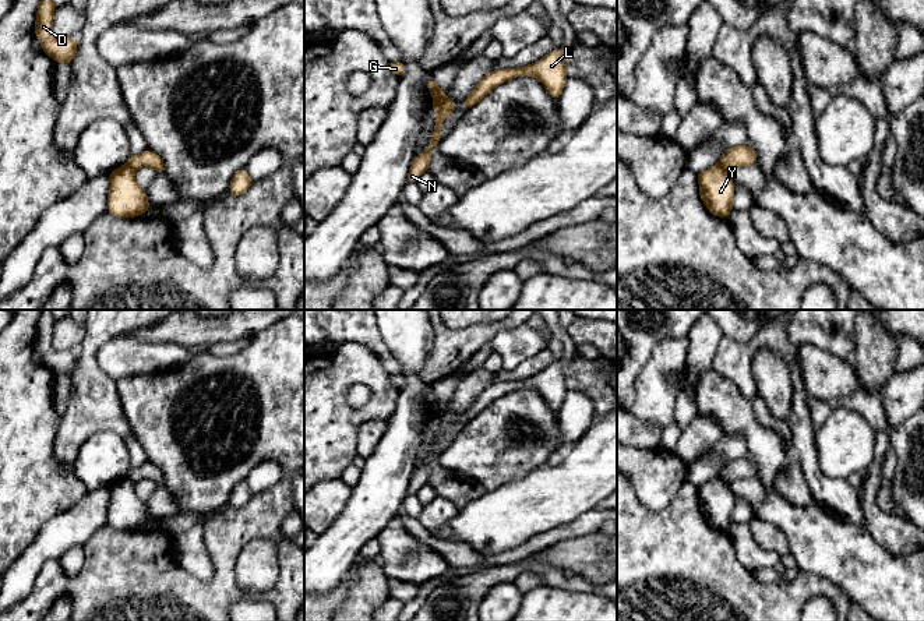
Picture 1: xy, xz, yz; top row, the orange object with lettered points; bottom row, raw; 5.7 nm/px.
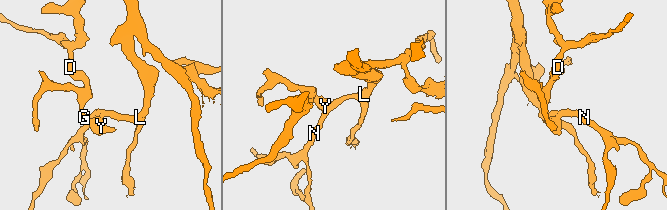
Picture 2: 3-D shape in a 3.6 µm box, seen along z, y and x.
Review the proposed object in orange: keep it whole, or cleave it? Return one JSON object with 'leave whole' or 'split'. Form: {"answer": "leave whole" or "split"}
{"answer": "split"}

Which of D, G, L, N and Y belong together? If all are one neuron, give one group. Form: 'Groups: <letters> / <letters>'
Groups: D G Y / L N

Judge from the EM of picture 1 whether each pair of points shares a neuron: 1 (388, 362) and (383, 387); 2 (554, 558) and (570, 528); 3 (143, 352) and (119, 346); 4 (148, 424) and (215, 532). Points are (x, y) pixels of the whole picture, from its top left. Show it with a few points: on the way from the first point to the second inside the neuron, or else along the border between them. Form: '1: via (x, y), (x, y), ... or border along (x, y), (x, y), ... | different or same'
1: border along (364, 346), (378, 359), (388, 374) | different
2: border along (596, 532), (588, 536), (560, 540), (533, 553) | different
3: via (137, 352), (124, 352) | same
4: border along (228, 504), (210, 522) | different

